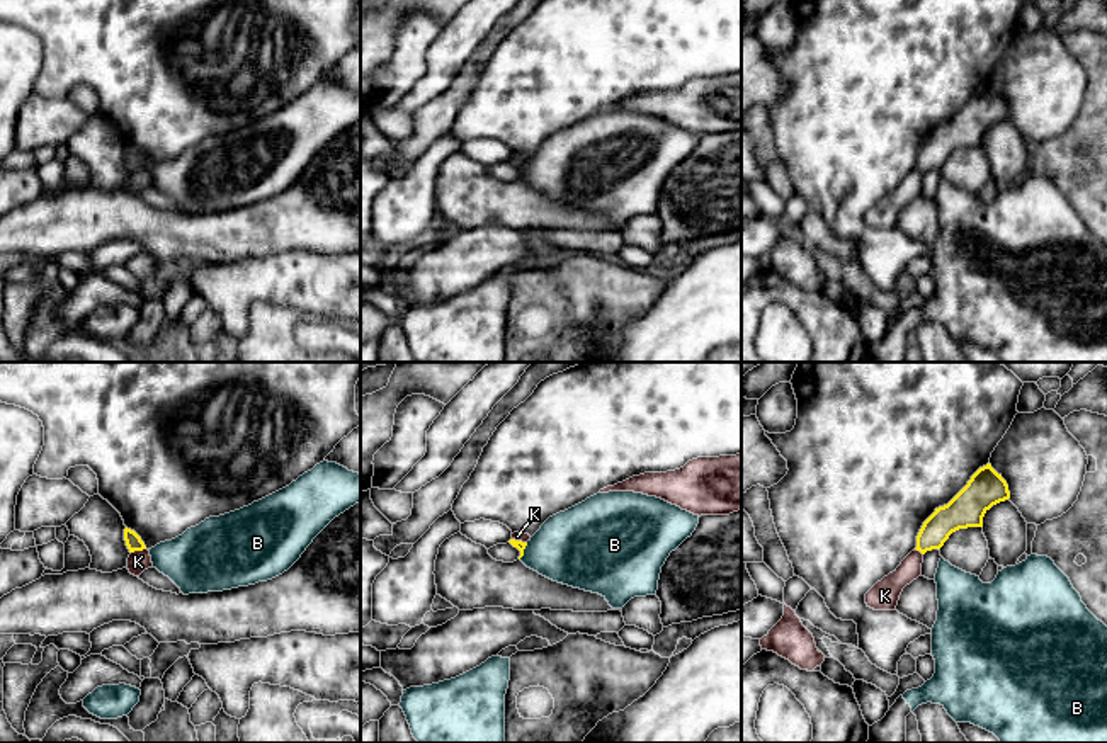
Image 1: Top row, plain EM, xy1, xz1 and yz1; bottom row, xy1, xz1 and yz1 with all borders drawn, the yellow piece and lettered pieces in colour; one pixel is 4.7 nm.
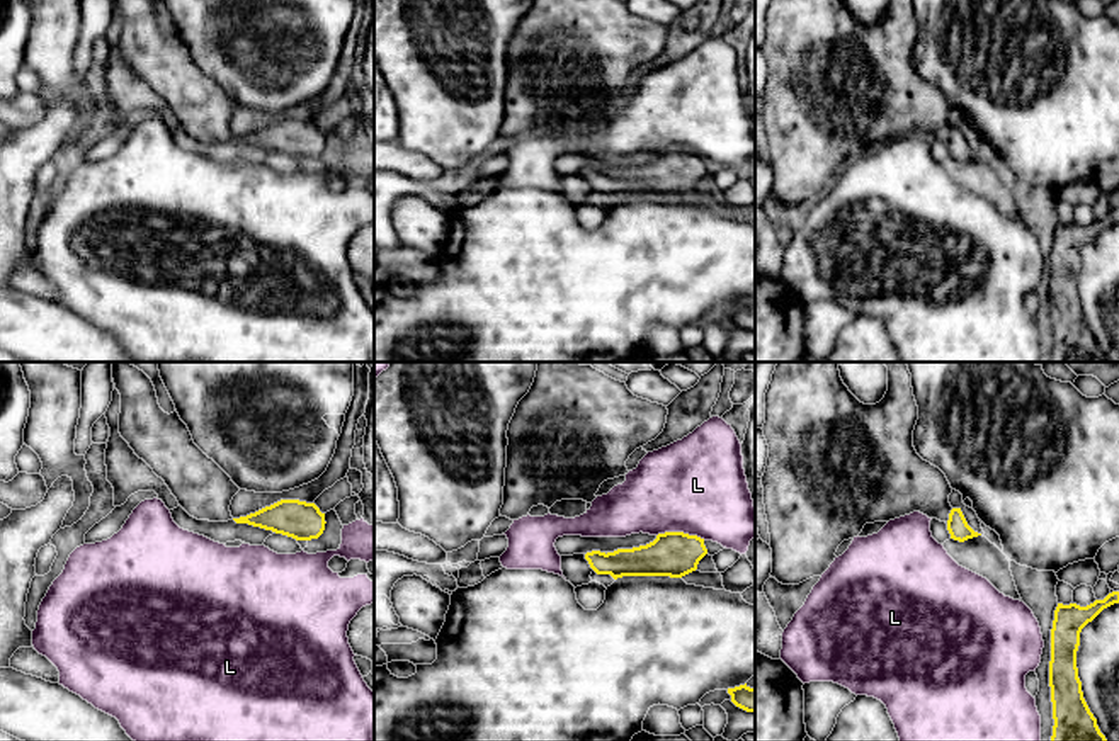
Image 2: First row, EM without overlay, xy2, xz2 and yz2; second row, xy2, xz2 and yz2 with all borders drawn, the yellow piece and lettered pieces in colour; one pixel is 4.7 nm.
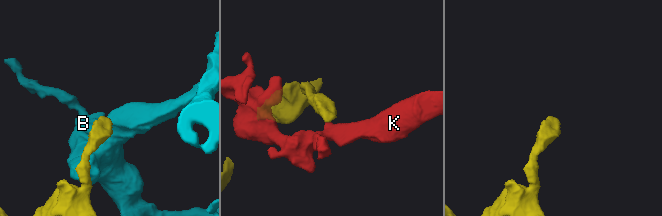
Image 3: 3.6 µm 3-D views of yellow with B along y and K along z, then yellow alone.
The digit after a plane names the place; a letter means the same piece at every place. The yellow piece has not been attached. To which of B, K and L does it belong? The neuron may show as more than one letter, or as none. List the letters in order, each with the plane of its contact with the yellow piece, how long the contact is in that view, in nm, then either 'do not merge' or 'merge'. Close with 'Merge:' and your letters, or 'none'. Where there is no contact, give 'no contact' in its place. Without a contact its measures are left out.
B: meets yellow in xz1; contact 90 nm long; do not merge
K: meets yellow in xy1; contact 80 nm long; do not merge
L: meets yellow in xz2; contact 240 nm long; do not merge
Merge: none

